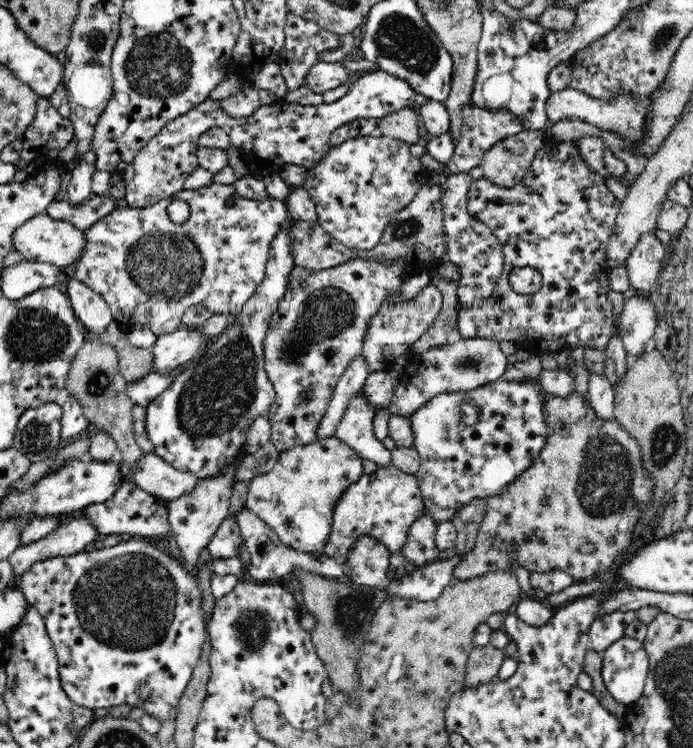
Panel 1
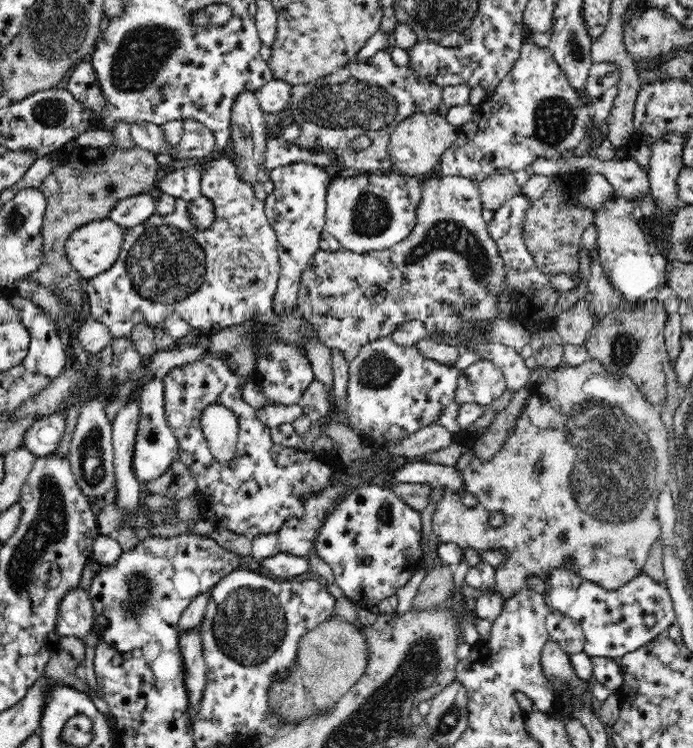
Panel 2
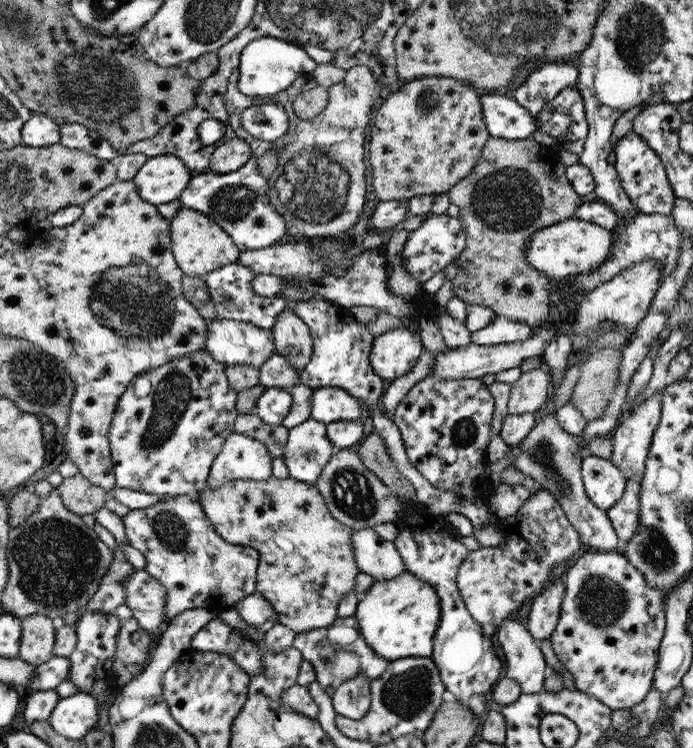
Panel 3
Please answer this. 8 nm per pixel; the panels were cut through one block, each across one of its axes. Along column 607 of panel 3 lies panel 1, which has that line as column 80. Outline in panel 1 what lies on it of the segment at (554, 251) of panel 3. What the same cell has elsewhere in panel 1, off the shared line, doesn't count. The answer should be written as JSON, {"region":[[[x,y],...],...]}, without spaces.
{"region":[[[40,214],[16,228],[12,244],[26,261],[45,262],[64,268],[70,264],[77,264],[80,256],[84,254],[86,239],[84,239],[84,231],[72,223],[54,220],[46,214]]]}

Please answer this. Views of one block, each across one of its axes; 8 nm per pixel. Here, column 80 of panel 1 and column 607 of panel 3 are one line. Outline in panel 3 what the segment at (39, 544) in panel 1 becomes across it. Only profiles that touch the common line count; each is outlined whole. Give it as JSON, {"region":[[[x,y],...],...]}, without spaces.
{"region":[[[543,413],[538,414],[534,430],[519,445],[516,460],[512,460],[512,465],[518,468],[533,488],[548,489],[550,495],[556,497],[566,518],[581,536],[582,543],[589,544],[599,552],[619,551],[622,543],[608,518],[607,511],[599,509],[585,494],[576,438],[566,434],[558,426],[556,413],[540,414]]]}

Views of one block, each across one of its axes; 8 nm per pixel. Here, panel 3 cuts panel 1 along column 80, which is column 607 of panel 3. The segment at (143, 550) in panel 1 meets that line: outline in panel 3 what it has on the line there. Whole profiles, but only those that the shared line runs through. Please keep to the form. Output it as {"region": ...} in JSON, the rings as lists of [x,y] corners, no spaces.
{"region":[[[590,551],[571,563],[562,576],[564,598],[558,624],[549,637],[551,646],[572,674],[576,688],[612,710],[630,709],[647,698],[659,659],[659,646],[666,626],[663,592],[653,589],[644,574],[620,551]]]}

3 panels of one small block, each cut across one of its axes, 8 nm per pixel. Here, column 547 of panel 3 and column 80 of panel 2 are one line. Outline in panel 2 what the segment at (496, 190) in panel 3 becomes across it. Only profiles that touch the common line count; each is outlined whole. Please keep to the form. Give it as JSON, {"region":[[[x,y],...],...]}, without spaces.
{"region":[[[90,127],[84,129],[76,139],[76,146],[65,154],[60,165],[56,165],[41,180],[39,189],[46,199],[41,233],[40,266],[24,277],[35,280],[40,286],[44,285],[58,298],[70,318],[81,322],[84,320],[85,294],[84,282],[66,255],[66,240],[76,230],[93,221],[109,219],[116,202],[155,190],[158,180],[157,156],[142,147],[134,146],[129,149],[114,147],[114,129]]]}

